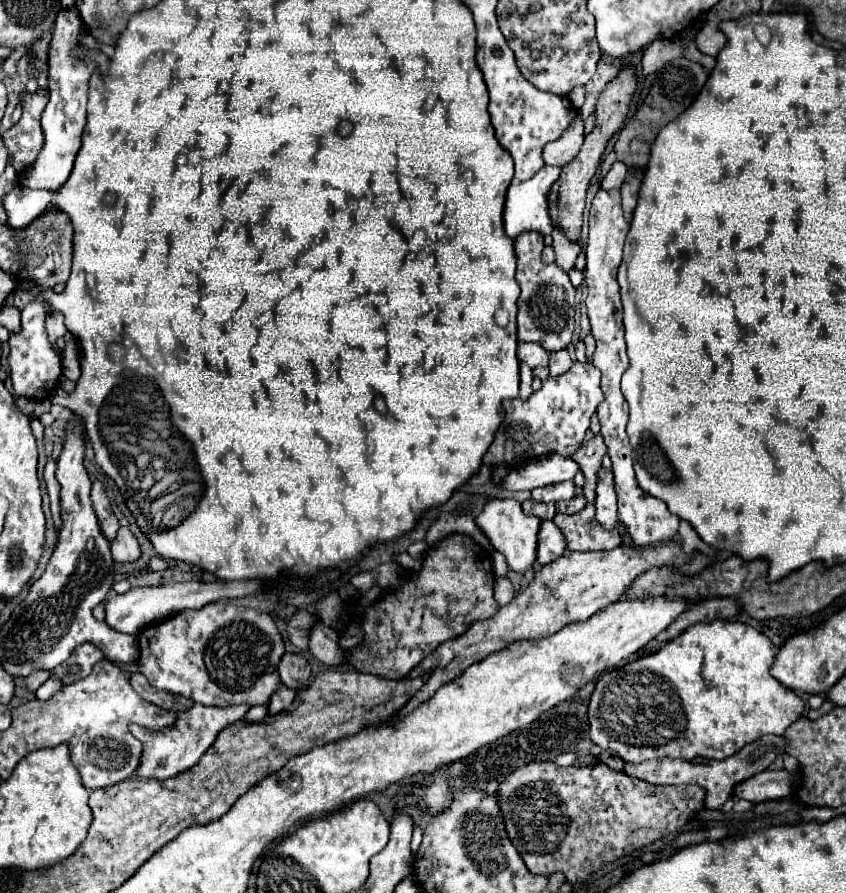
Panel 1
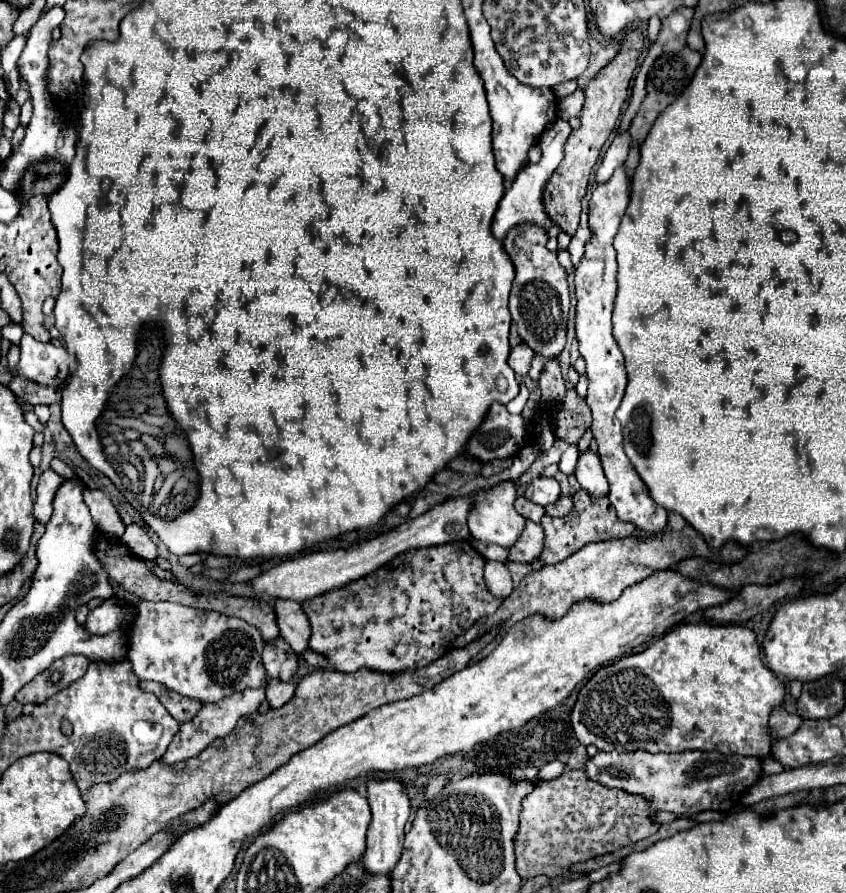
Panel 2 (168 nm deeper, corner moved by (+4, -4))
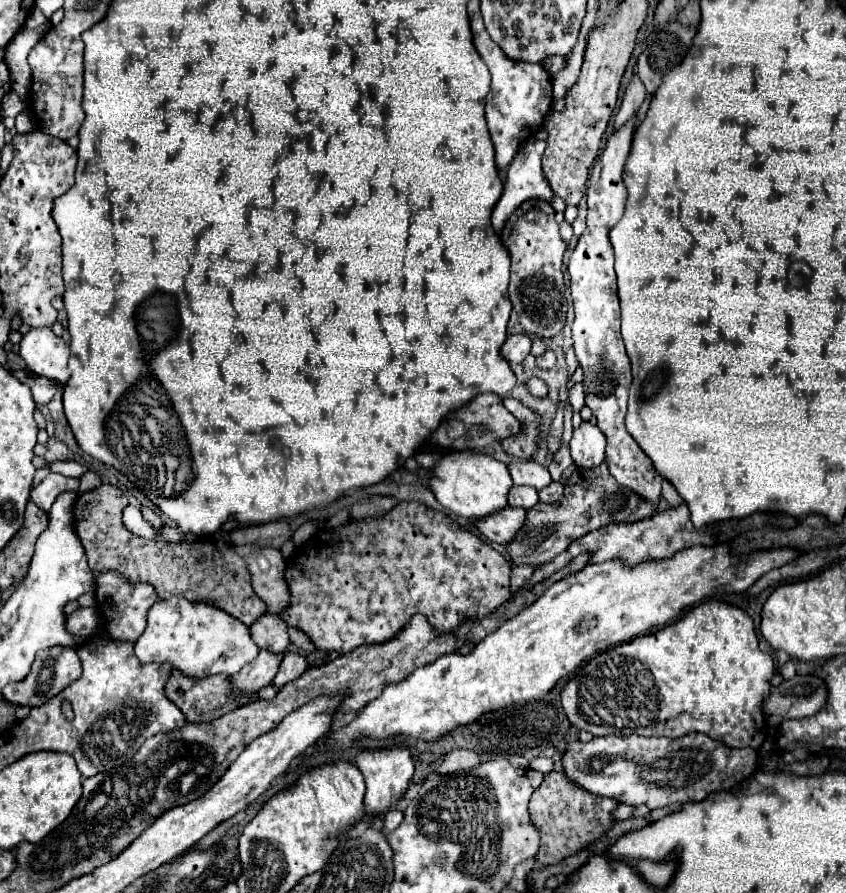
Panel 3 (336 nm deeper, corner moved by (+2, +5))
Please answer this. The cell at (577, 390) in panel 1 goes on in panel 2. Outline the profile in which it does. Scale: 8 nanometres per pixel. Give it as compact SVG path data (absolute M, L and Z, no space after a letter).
M492 403L482 425L472 433L466 451L480 459L506 459L526 445L528 423L522 415L510 415L502 403Z

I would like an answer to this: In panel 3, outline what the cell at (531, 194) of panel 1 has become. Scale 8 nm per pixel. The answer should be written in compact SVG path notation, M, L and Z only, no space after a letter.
M536 140L536 142L526 142L522 144L518 156L512 160L510 168L508 168L508 176L506 176L506 182L504 182L504 192L498 200L498 204L494 206L494 212L492 212L492 226L496 232L502 230L504 222L508 220L508 216L526 200L532 200L532 198L540 198L540 200L546 200L550 202L554 198L554 192L550 190L550 184L546 184L546 178L542 174L542 154L544 154L544 148L546 148L546 142L544 140Z

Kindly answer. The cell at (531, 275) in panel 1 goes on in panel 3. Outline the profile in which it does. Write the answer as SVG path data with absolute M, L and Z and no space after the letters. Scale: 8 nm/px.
M528 200L506 220L500 238L510 252L512 272L508 296L518 314L522 328L528 334L548 340L562 332L566 324L566 294L564 294L564 274L562 274L562 256L564 242L554 220L554 208L544 200Z

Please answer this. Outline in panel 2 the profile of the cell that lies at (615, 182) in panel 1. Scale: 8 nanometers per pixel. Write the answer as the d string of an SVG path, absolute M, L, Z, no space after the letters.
M628 131L614 137L612 145L608 147L608 151L606 151L606 155L604 155L604 159L602 159L600 167L598 167L598 173L596 173L596 181L598 183L608 181L612 177L614 169L620 167L626 161L628 147L630 147L630 133Z

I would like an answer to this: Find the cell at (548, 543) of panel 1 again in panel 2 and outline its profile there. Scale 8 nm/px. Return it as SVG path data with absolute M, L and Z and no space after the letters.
M526 521L524 533L520 533L516 545L508 549L508 561L522 561L522 563L532 563L544 547L544 529L534 523Z

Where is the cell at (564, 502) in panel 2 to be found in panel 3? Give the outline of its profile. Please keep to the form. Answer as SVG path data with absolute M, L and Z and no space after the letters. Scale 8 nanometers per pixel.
M552 482L550 486L546 486L544 490L538 492L540 494L540 502L548 502L548 504L556 504L560 502L562 494L564 494L564 486L560 482Z

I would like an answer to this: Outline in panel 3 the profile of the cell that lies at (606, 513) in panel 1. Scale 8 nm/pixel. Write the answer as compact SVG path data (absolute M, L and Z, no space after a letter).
M582 422L580 428L574 430L574 436L570 440L574 464L586 470L600 466L604 462L604 444L604 434L590 422Z

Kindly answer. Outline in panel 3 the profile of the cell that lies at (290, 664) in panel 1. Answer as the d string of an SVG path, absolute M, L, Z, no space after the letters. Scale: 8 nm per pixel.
M264 614L262 618L254 622L254 626L250 626L250 632L252 632L252 640L260 648L274 652L274 654L288 652L288 646L290 646L288 626L282 618L274 614Z

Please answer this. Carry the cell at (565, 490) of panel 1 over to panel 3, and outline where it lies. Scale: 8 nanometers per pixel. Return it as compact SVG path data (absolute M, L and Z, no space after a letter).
M512 462L508 468L516 486L532 486L536 490L542 490L552 482L548 468L538 462Z

